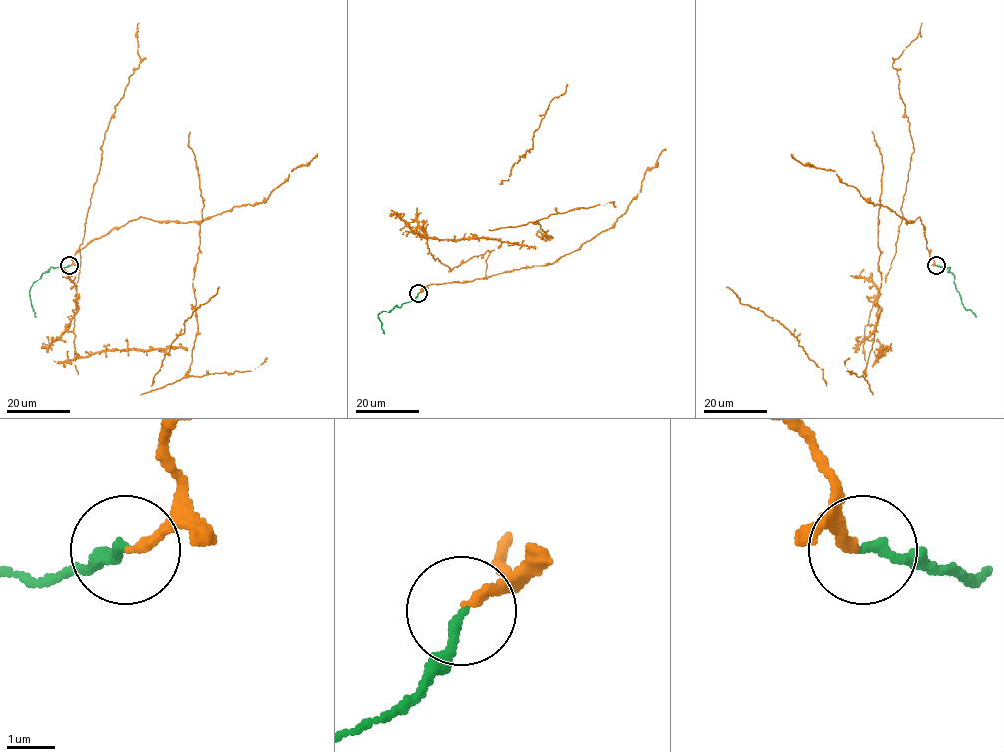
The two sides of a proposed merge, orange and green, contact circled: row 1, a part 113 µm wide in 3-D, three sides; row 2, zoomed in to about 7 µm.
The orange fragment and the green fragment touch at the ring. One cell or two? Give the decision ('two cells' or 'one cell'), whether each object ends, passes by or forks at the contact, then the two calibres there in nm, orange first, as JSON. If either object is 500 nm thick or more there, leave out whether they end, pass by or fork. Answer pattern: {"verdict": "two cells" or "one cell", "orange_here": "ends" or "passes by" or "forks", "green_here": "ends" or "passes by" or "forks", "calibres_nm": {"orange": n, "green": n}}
{"verdict": "one cell", "orange_here": "ends", "green_here": "ends", "calibres_nm": {"orange": 200, "green": 190}}

